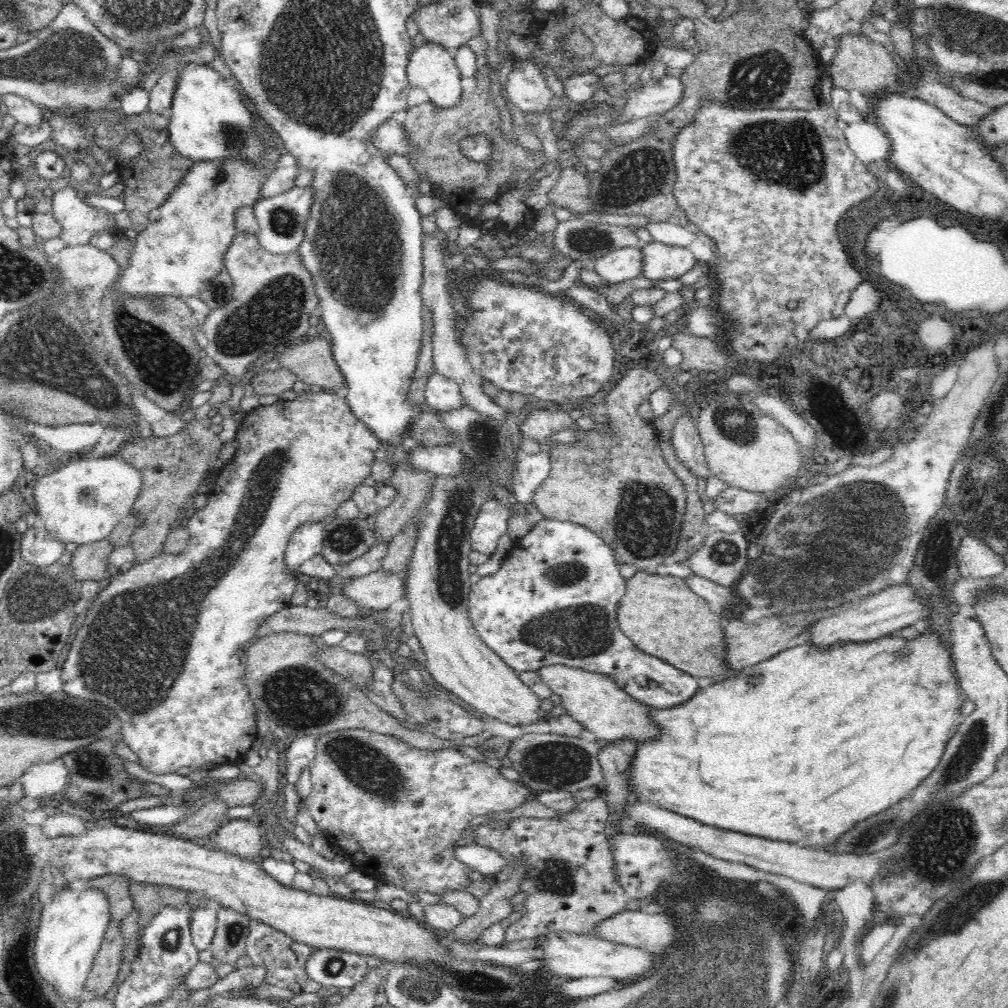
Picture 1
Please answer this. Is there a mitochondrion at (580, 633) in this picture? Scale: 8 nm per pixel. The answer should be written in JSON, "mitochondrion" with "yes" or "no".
{"mitochondrion":"yes"}

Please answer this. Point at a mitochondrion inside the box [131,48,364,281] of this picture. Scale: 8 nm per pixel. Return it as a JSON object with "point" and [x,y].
{"point":[283,221]}

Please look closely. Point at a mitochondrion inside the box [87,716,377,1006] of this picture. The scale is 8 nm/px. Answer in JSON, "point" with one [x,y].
{"point":[170,941]}

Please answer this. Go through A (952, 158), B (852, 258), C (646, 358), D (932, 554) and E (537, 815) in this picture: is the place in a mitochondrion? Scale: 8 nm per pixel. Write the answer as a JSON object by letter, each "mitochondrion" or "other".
{"A":"other","B":"other","C":"other","D":"mitochondrion","E":"other"}

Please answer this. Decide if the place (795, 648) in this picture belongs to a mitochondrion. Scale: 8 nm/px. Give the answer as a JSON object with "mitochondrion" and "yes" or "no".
{"mitochondrion":"no"}

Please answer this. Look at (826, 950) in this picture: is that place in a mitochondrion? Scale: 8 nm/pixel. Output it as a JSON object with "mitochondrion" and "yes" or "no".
{"mitochondrion":"no"}

